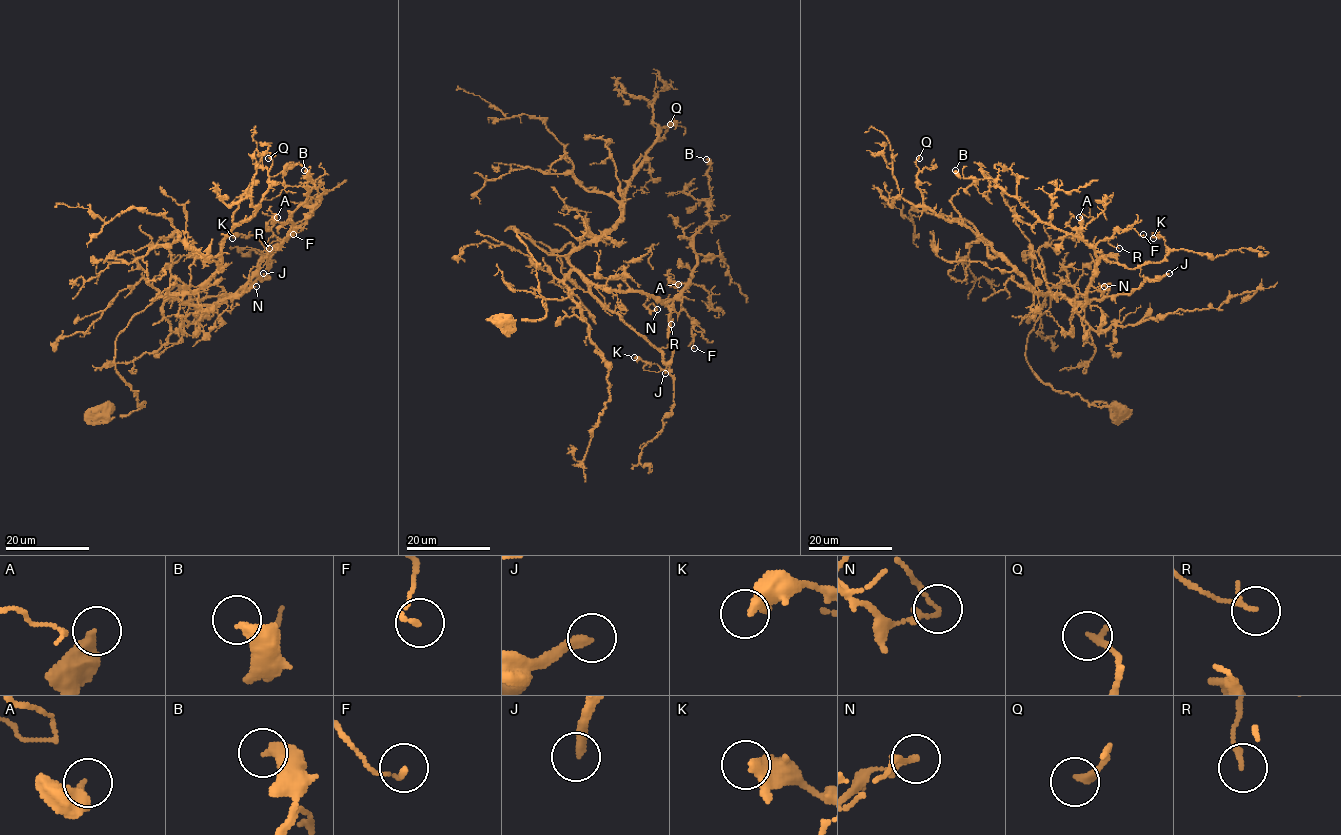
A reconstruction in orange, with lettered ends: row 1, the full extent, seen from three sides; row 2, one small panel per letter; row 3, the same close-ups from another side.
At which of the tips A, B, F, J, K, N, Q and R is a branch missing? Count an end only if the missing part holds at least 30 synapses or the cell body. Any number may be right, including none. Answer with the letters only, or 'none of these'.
J

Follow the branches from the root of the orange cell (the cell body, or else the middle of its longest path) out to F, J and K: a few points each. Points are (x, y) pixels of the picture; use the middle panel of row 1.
F: (506, 323), (546, 314), (536, 263), (517, 230), (594, 284), (678, 299), (693, 321), (694, 348)
J: (506, 323), (546, 314), (536, 263), (517, 230), (563, 256), (594, 295), (662, 353), (665, 373)
K: (506, 323), (546, 314), (536, 263), (517, 230), (563, 256), (650, 343), (672, 345), (669, 372), (634, 357)

